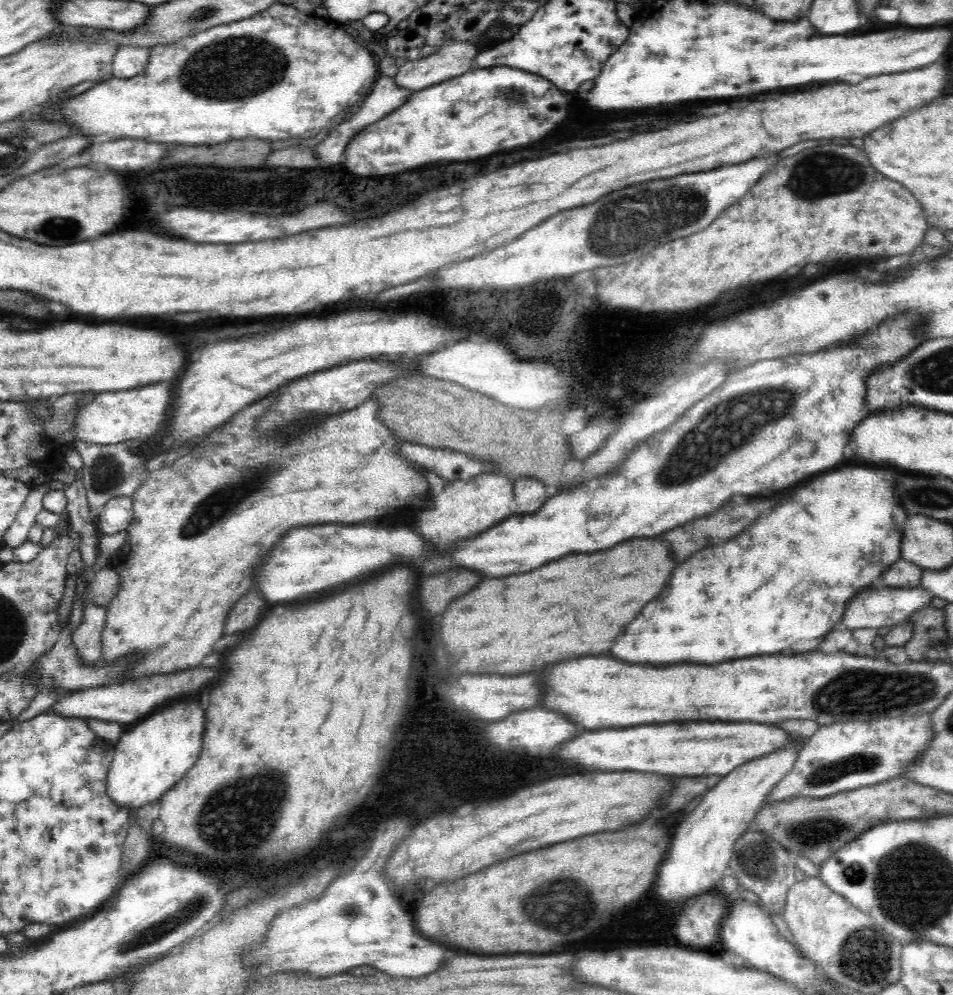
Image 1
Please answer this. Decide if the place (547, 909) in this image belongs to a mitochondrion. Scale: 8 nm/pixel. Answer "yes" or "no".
yes

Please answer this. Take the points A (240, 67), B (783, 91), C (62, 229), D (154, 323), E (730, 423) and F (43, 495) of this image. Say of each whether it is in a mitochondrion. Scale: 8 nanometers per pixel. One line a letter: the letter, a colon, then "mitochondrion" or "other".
A: mitochondrion
B: other
C: mitochondrion
D: other
E: mitochondrion
F: other

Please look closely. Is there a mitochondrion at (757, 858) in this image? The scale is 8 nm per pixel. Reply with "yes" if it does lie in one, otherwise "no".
yes

